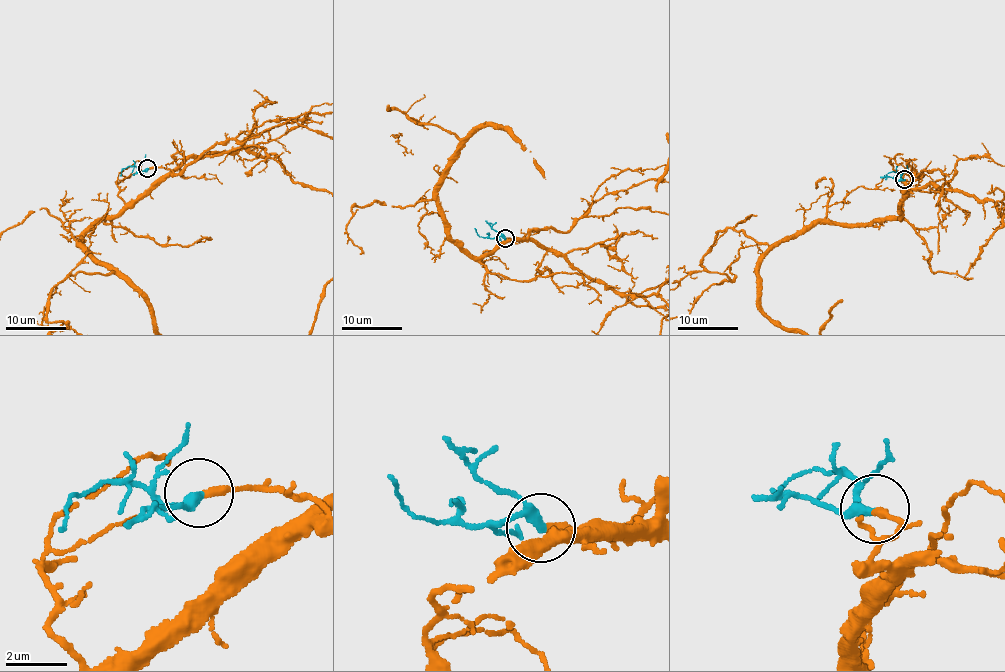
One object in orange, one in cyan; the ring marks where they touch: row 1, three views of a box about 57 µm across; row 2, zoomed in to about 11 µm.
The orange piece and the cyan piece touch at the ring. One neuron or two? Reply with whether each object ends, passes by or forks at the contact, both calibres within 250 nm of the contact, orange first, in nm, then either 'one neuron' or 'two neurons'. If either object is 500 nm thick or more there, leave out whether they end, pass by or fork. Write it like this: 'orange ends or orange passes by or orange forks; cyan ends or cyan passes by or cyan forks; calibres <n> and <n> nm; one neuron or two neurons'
orange ends; cyan passes by; calibres 280 and 260 nm; one neuron

